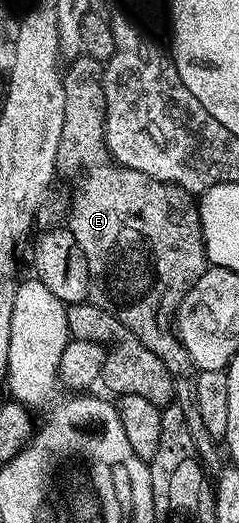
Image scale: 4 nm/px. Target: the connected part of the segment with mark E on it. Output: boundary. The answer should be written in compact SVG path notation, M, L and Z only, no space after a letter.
M86 55L76 58L70 69L64 70L63 95L63 135L59 139L57 152L58 174L73 181L73 206L69 209L67 228L75 235L75 243L87 258L89 272L88 300L103 307L123 327L127 327L141 340L143 347L155 351L159 359L171 371L173 376L173 395L175 404L182 409L187 418L187 427L191 430L191 439L195 442L197 454L201 463L210 474L221 472L223 462L221 453L217 450L218 438L207 431L203 423L203 415L199 412L199 390L195 388L199 372L193 364L191 355L181 345L176 332L171 328L171 322L177 316L179 303L191 287L205 274L207 258L205 256L205 240L201 226L201 210L194 194L178 185L169 185L166 181L155 179L143 171L127 169L117 164L105 146L105 86L103 84L104 64Z

